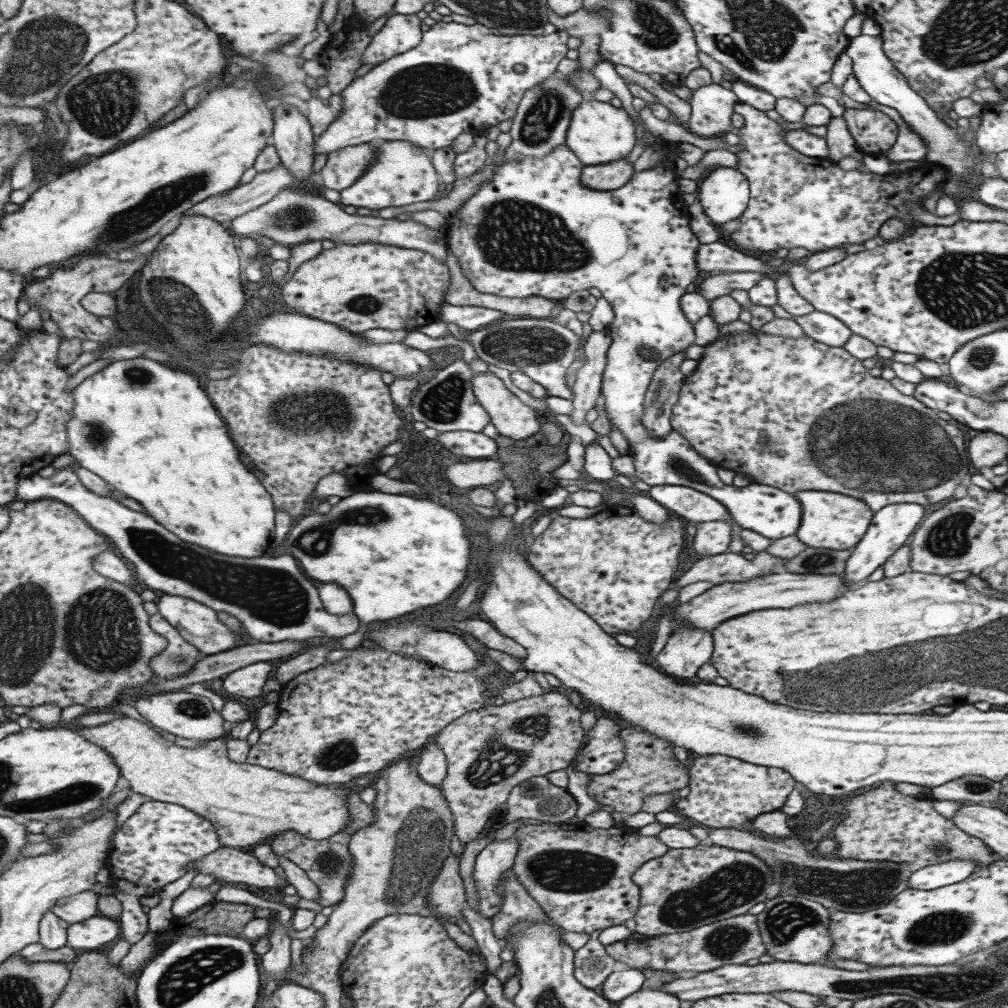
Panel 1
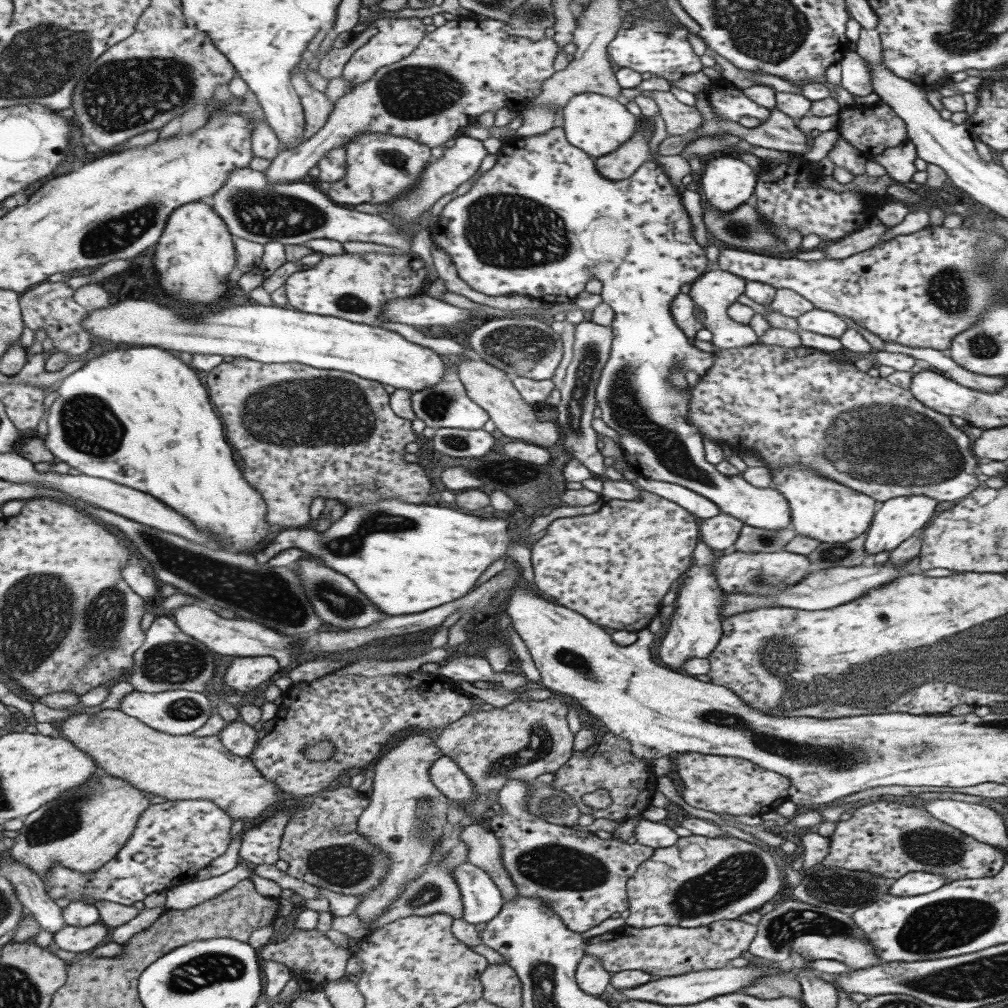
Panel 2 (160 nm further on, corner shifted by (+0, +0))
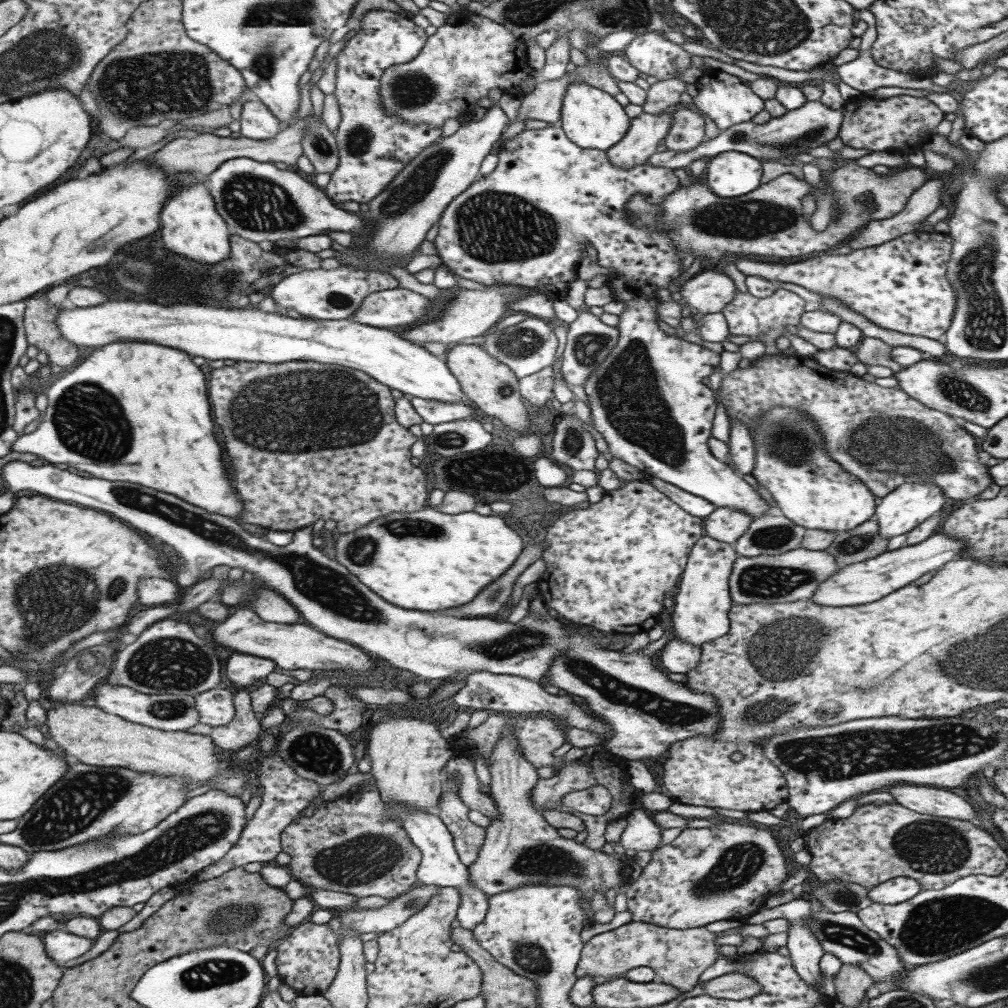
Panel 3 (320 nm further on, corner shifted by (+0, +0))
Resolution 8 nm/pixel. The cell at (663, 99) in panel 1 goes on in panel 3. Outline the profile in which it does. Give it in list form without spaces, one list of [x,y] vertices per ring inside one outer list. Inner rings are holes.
[[[672,104],[668,111],[671,126],[663,139],[663,146],[675,152],[693,150],[703,141],[703,118],[686,110],[681,104]]]

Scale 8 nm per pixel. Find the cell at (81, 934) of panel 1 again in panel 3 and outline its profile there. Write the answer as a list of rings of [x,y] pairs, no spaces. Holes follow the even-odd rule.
[[[59,929],[45,932],[42,940],[47,957],[59,966],[85,954],[94,944],[94,940],[75,936]]]

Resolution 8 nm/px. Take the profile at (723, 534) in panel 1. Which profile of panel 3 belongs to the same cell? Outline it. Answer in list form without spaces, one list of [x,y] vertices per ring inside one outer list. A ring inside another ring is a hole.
[[[714,507],[703,521],[704,534],[724,543],[733,543],[752,522],[751,516],[731,510],[729,507]]]

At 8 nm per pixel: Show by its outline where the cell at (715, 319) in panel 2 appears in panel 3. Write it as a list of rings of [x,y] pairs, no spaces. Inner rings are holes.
[[[721,270],[697,272],[680,286],[685,304],[704,315],[719,312],[735,291],[733,282]]]

